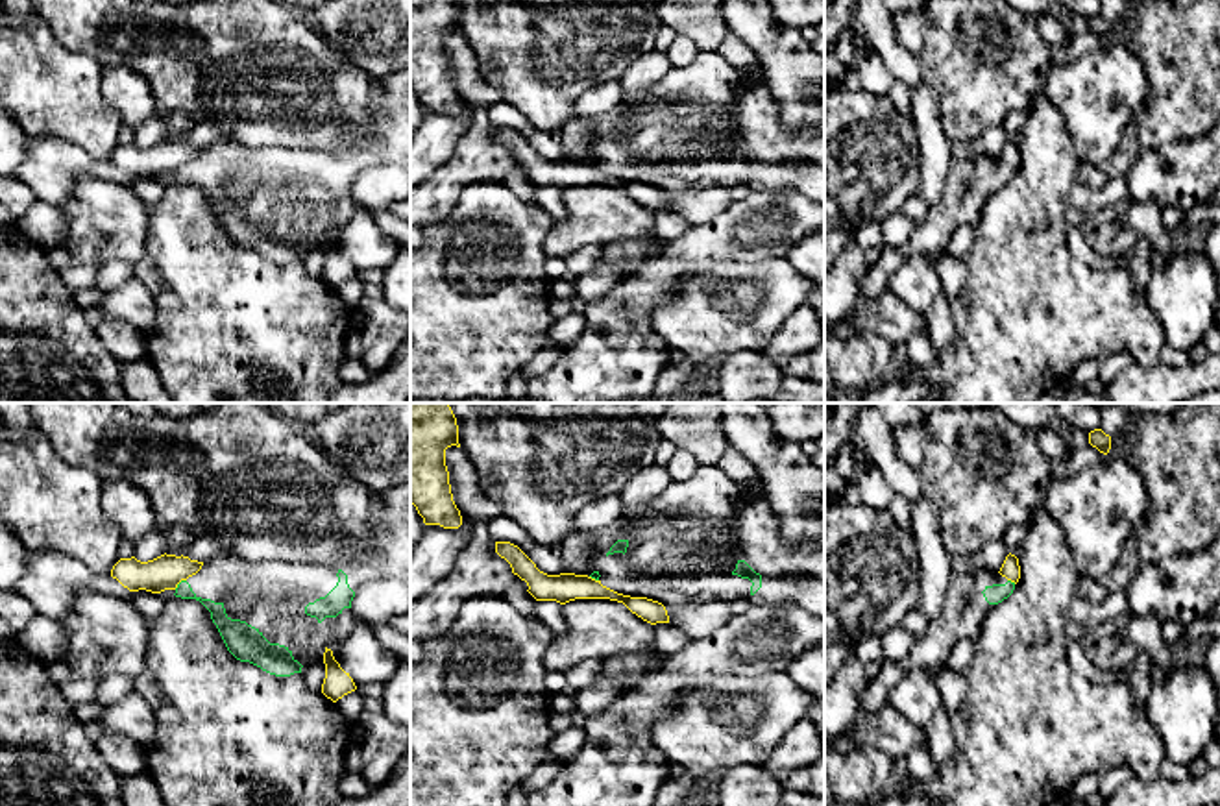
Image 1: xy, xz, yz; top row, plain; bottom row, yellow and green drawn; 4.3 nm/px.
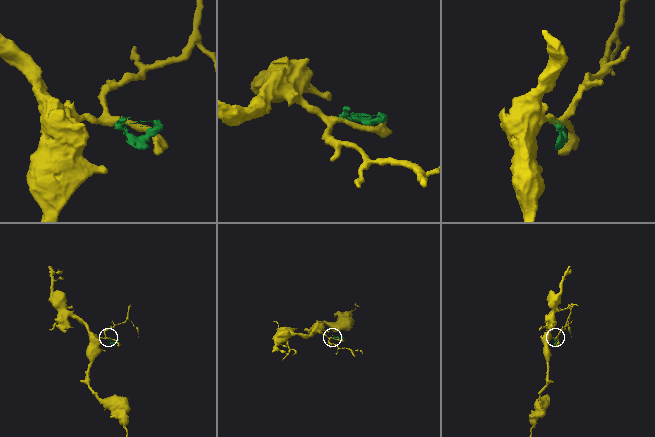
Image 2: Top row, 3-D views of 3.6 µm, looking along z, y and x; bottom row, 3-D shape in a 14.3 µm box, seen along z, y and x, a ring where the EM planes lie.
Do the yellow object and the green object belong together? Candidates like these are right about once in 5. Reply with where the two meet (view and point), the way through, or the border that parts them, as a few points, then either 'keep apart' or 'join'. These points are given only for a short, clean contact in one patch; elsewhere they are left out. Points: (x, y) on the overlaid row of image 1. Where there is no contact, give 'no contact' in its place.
contact xy (180, 581); border xy (185, 579), (174, 588); keep apart

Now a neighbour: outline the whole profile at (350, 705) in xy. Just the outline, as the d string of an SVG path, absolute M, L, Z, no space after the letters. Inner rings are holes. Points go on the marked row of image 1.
M359 690L344 695L342 699L338 699L335 704L340 710L340 714L351 723L355 725L357 719L362 715L364 706L362 706L362 693Z

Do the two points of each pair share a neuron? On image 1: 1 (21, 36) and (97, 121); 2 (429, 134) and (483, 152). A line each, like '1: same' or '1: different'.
1: same
2: different

